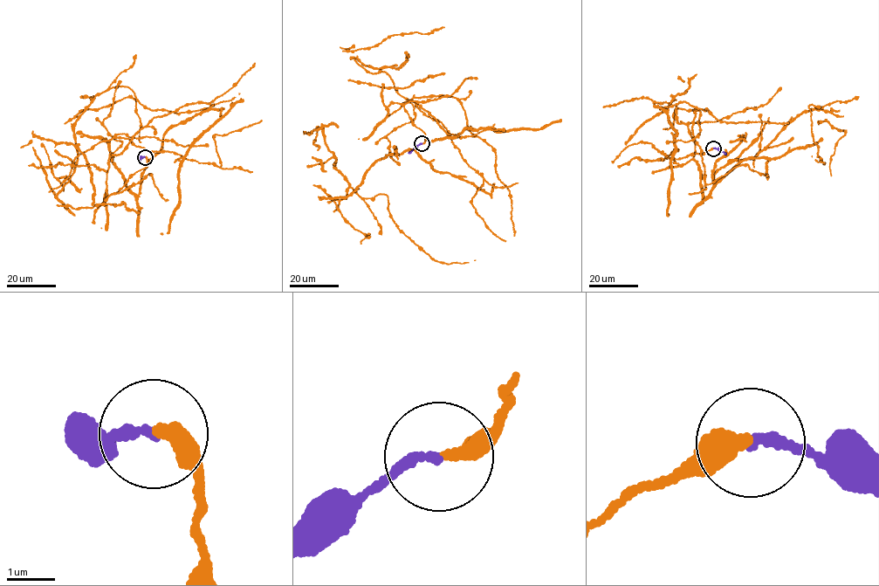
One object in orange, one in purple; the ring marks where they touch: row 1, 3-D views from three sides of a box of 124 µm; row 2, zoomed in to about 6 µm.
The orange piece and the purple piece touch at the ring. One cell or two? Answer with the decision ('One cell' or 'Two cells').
One cell

